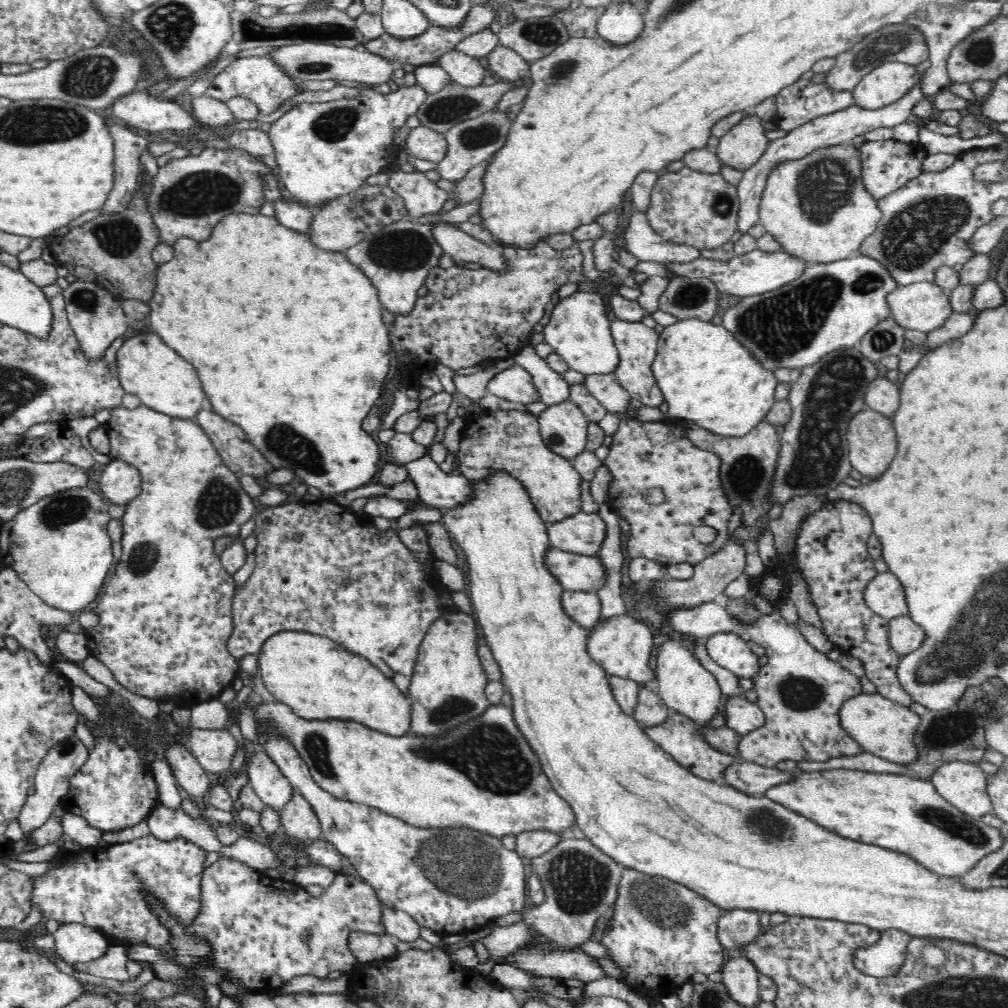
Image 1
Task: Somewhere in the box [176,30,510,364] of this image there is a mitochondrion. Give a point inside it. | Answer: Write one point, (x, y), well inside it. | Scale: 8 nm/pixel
(403, 251)

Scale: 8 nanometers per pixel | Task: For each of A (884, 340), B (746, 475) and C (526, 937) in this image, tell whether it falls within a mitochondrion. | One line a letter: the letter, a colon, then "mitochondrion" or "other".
A: mitochondrion
B: mitochondrion
C: other

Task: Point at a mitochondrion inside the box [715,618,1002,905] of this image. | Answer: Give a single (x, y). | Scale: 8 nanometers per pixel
(946, 820)

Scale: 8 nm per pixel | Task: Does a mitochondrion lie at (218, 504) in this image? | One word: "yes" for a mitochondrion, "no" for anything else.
yes

